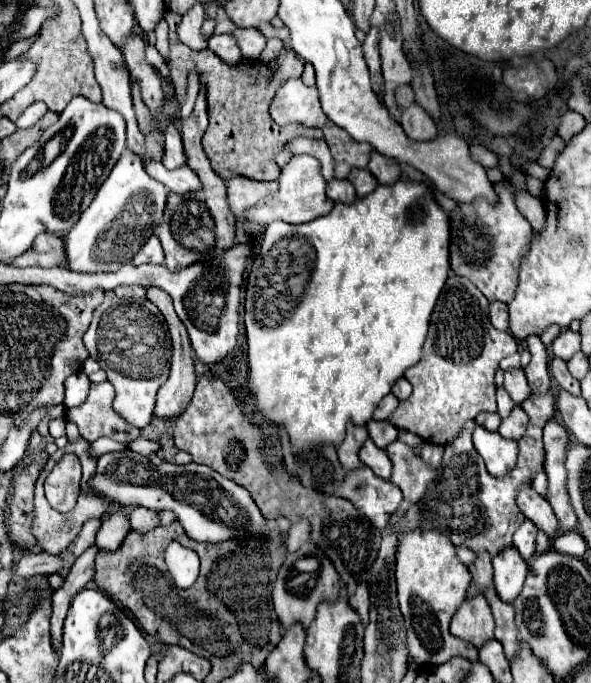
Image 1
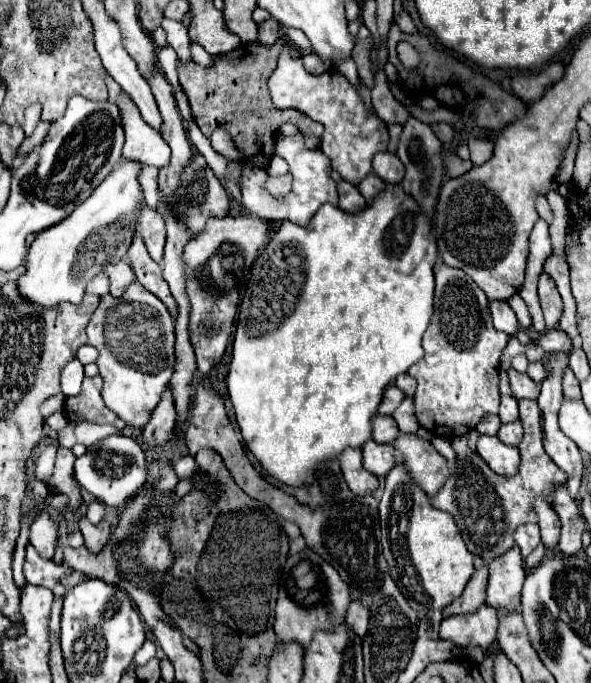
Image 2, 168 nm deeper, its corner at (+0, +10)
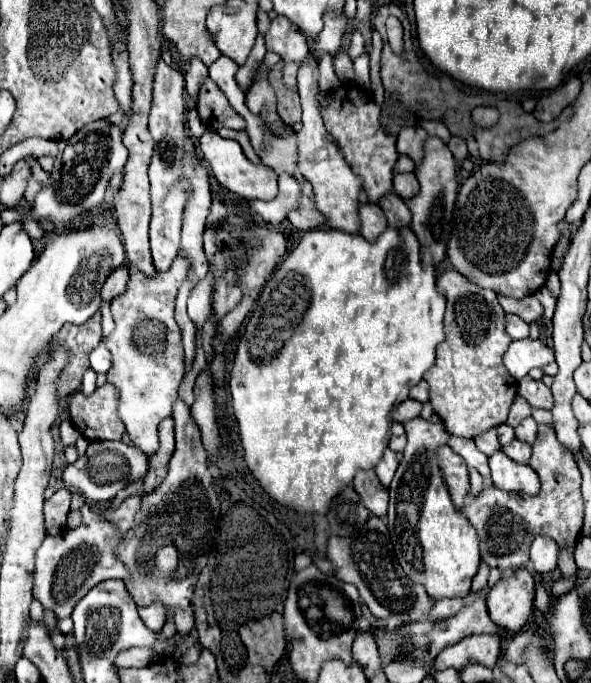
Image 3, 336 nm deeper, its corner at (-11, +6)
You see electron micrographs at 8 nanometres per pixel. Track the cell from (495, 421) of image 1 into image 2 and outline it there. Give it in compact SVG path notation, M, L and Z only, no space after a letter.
M486 415L486 417L478 423L476 431L482 433L482 435L496 435L498 429L500 429L500 425L502 425L502 423L500 423L498 415Z

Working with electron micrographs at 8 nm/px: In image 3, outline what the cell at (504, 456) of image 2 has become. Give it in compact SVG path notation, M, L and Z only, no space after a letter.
M501 449L489 457L493 485L503 491L517 491L535 495L539 491L539 475L523 463L513 461Z

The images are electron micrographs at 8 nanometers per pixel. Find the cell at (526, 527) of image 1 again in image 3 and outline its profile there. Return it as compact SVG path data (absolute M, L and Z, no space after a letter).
M537 535L531 543L531 563L537 573L549 573L557 567L557 543L547 535Z

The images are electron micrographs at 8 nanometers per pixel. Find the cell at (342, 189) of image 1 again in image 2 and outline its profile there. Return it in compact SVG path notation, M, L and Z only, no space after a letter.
M342 181L338 183L338 195L340 195L340 209L346 213L358 213L360 209L366 207L366 199L360 195L358 187Z

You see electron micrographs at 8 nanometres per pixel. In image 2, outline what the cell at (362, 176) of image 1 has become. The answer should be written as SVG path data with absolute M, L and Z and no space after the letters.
M370 173L370 175L368 175L368 177L358 185L358 189L360 189L360 193L364 195L364 199L366 199L368 203L372 203L374 197L378 197L380 191L386 189L386 183L384 183L378 175Z

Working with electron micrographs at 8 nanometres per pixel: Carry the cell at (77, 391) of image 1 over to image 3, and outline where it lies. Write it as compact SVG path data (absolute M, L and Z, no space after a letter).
M87 369L85 375L83 375L83 383L81 383L81 393L85 395L91 395L95 391L95 377L97 373L93 369Z

